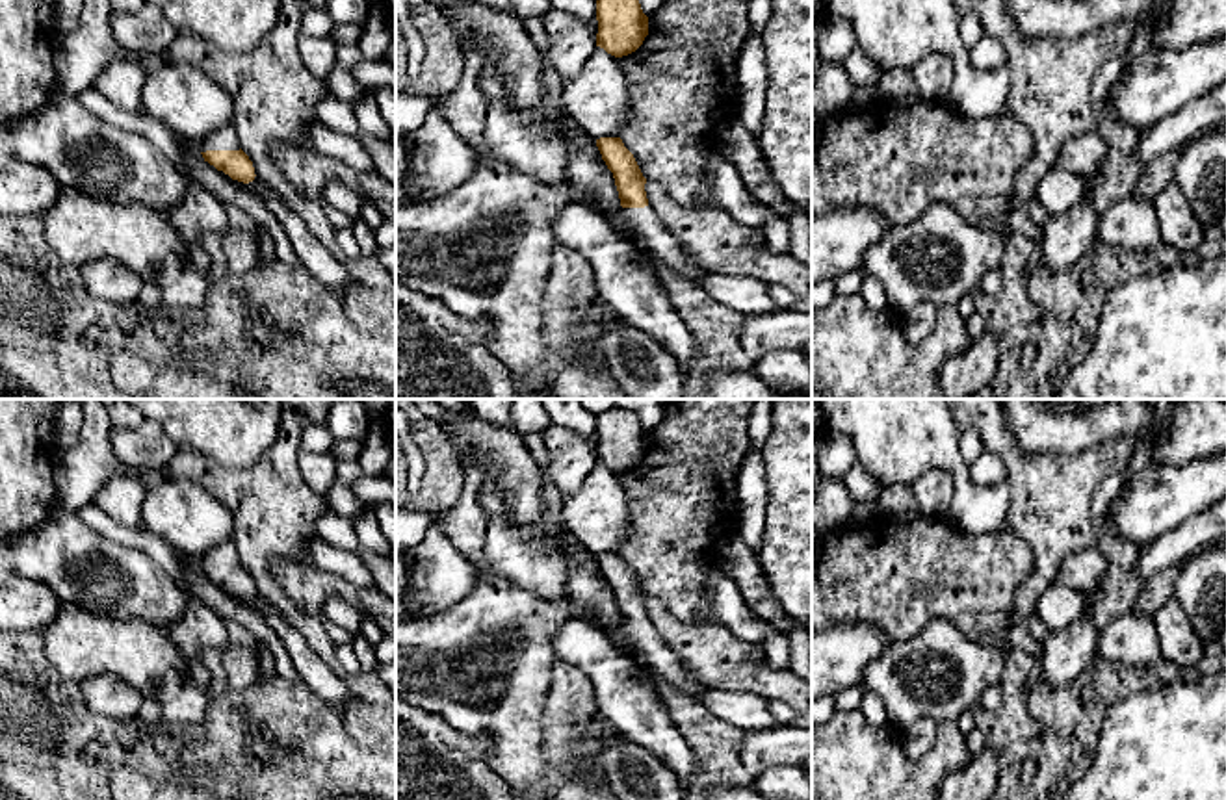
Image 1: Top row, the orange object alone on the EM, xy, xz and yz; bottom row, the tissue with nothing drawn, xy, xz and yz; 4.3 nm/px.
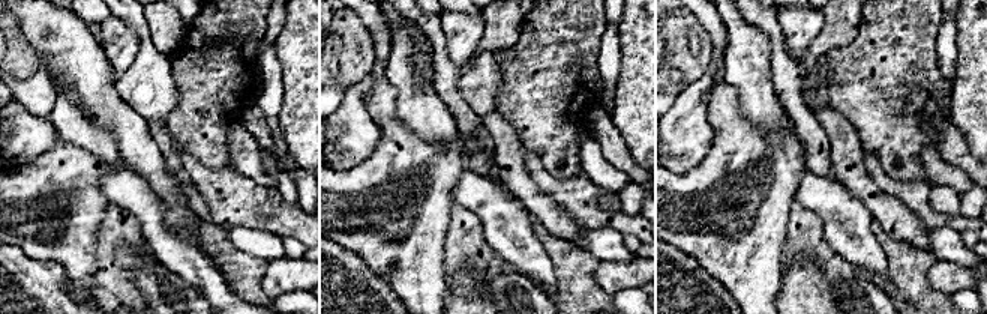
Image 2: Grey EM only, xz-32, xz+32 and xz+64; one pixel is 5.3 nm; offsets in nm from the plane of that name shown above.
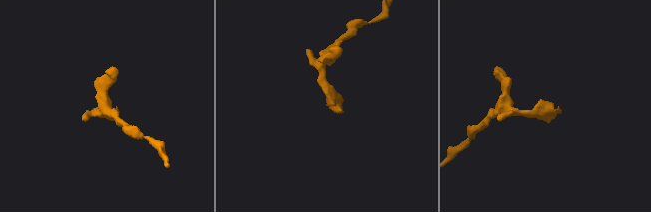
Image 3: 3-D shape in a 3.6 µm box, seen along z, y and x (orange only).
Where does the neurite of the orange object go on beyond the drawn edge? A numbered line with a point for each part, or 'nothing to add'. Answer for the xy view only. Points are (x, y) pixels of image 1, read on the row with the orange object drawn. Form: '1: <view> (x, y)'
1: xy (225, 138)

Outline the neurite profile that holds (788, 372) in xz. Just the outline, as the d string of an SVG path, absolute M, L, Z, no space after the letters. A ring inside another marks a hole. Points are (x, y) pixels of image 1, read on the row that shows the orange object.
M782 349L756 360L754 373L775 392L789 399L812 397L812 362L802 351Z

